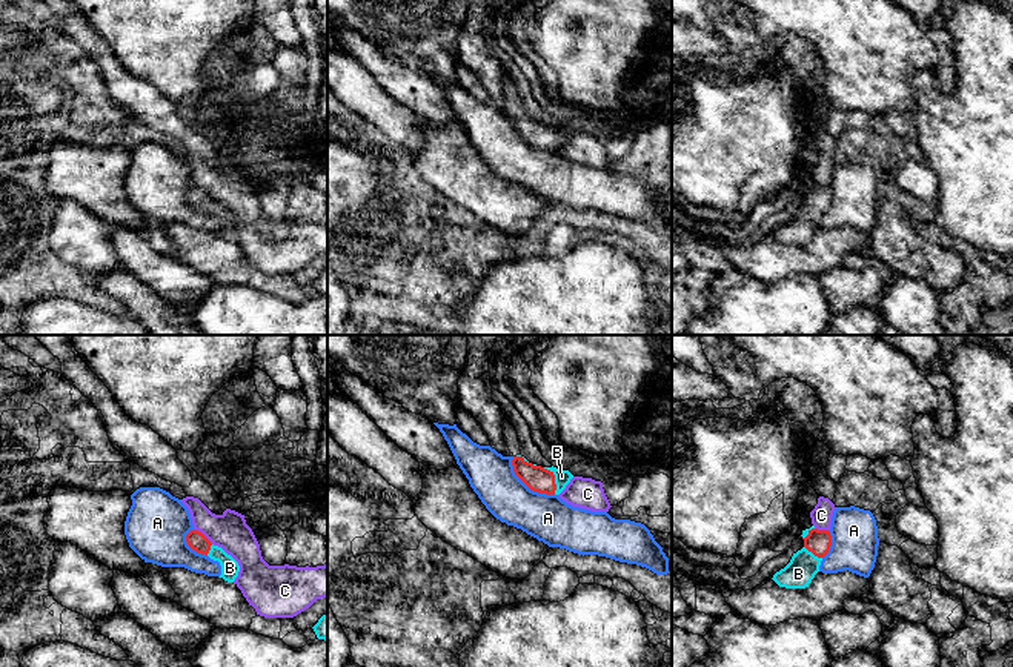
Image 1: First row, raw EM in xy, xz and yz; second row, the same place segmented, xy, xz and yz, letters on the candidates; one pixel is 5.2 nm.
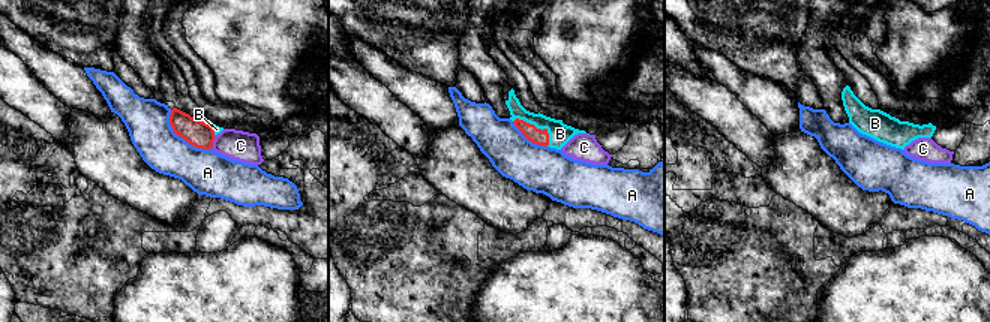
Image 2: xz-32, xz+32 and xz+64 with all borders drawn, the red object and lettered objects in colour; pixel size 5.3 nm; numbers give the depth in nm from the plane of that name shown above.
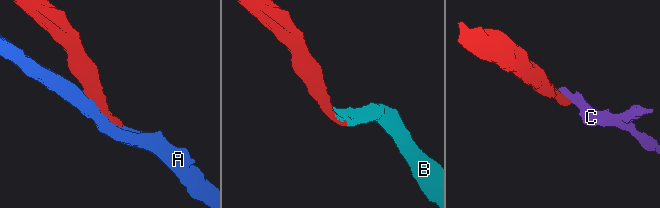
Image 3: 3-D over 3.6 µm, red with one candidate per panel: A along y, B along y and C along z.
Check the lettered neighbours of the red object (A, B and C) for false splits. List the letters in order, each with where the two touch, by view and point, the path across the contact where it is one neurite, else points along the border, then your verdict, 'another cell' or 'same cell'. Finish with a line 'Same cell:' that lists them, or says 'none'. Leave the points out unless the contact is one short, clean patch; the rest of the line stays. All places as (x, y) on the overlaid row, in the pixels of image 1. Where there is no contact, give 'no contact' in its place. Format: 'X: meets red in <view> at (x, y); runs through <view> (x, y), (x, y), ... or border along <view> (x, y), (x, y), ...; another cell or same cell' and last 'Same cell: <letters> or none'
A: meets red in xz at (526, 484); another cell
B: meets red in xz at (554, 480); runs through xz (537, 478), (554, 480), (561, 477); same cell
C: meets red in xy at (203, 535); border along xy (195, 529), (212, 543); another cell
Same cell: B

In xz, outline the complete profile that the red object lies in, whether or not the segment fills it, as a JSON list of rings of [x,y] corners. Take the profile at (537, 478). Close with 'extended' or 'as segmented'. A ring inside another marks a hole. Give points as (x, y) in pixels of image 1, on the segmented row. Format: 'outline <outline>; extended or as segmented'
outline [[[516,455],[512,460],[515,475],[533,492],[560,495],[570,483],[573,475],[556,467],[541,467]]]; extended

